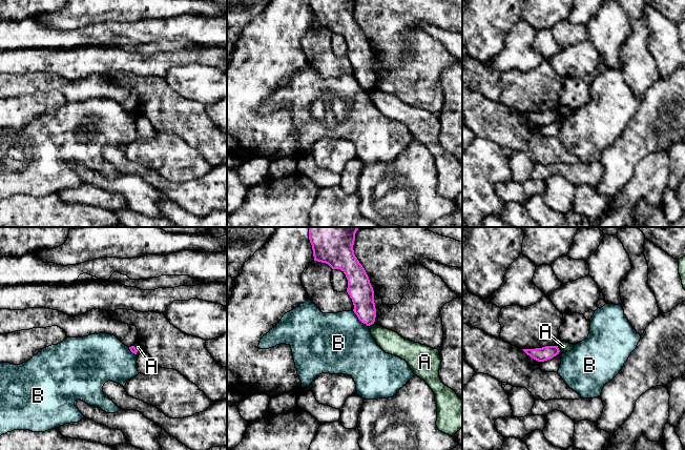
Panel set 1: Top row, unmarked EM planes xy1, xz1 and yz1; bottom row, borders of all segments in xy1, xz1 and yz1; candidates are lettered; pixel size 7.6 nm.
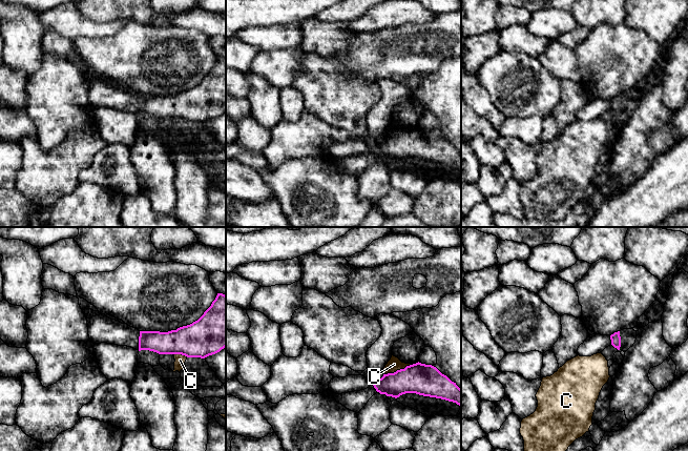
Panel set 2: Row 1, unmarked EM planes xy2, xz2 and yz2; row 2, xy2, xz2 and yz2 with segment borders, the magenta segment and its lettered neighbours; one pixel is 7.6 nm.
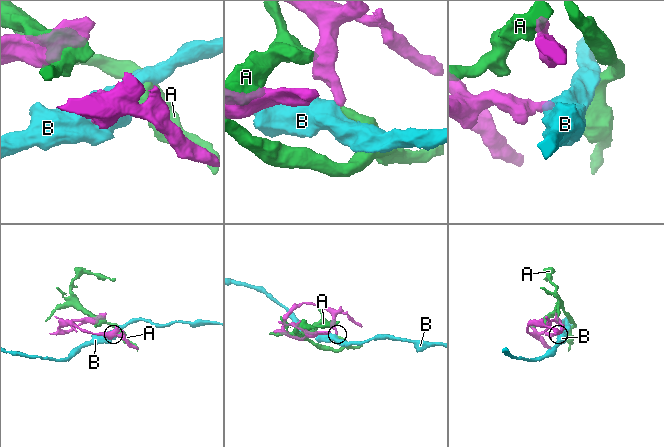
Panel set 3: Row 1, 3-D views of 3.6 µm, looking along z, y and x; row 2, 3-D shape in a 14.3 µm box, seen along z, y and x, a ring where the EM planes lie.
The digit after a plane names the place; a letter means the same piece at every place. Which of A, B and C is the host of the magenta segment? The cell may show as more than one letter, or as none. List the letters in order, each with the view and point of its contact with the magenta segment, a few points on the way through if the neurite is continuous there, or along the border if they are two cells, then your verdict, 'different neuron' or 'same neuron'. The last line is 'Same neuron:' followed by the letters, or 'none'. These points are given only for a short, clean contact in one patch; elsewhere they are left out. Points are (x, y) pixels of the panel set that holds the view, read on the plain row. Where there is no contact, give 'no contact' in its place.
A: contact yz1 (558, 114); border yz1 (557, 110), (560, 116); different neuron
B: contact xz1 (359, 84); border xz1 (353, 75), (356, 81), (368, 90); different neuron
C: contact xz2 (397, 135); border xz2 (410, 128), (383, 139); different neuron
Same neuron: none

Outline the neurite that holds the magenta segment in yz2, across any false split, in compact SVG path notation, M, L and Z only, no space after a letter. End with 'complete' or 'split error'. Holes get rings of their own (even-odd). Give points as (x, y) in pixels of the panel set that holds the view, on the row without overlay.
M623 94L610 100L611 109L618 115L627 116L633 110L637 104L637 96Z; split error

